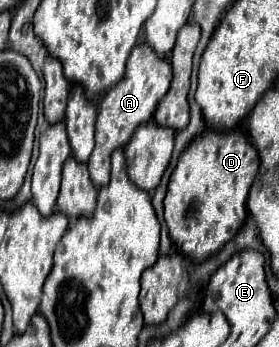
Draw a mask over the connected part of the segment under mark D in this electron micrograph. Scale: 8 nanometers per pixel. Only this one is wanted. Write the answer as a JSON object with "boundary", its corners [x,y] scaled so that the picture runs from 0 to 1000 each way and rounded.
{"boundary":[[[742,378],[713,401],[699,401],[699,412],[685,412],[677,429],[649,447],[613,504],[599,568],[591,568],[591,643],[620,700],[670,741],[699,752],[735,752],[849,677],[857,654],[885,625],[885,556],[900,545],[921,487],[928,487],[921,435],[885,406],[885,395],[857,378],[821,378],[821,383]]]}

